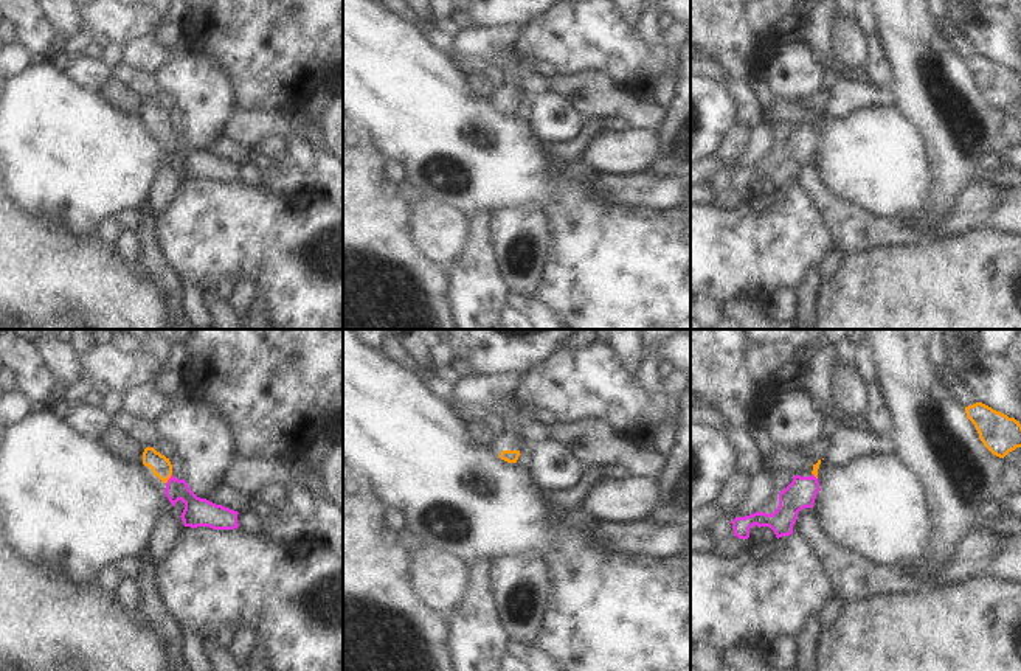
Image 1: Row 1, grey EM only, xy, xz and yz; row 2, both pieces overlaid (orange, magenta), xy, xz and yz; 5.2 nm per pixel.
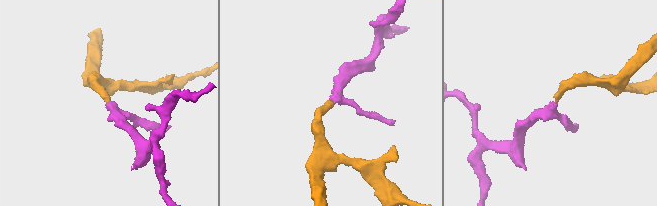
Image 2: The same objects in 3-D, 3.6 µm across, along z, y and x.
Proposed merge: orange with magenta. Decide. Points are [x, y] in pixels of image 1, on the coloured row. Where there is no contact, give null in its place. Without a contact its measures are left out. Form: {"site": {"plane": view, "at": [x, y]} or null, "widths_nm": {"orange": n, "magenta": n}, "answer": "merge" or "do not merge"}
{"site": {"plane": "xy", "at": [169, 477]}, "widths_nm": {"orange": 100, "magenta": 150}, "answer": "merge"}

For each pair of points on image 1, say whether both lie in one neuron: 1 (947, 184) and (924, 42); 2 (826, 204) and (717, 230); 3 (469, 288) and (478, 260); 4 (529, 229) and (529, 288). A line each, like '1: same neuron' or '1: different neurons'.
1: same neuron
2: different neurons
3: same neuron
4: same neuron

